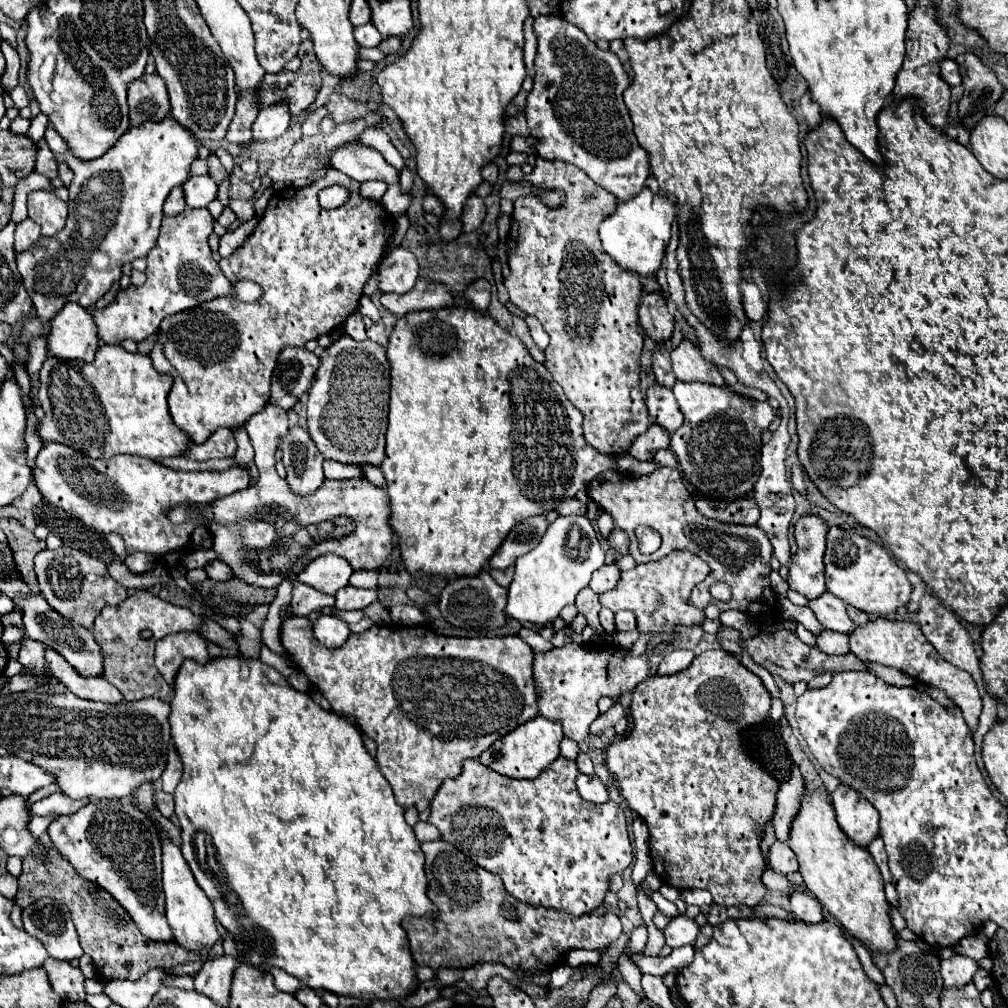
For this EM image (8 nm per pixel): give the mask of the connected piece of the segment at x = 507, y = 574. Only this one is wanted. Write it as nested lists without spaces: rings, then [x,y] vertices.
[[[509,566],[509,570],[495,570],[495,568],[491,568],[491,570],[489,570],[489,574],[495,578],[495,582],[497,582],[499,586],[507,588],[507,586],[511,584],[511,580],[513,580],[515,568],[513,568],[513,566]]]

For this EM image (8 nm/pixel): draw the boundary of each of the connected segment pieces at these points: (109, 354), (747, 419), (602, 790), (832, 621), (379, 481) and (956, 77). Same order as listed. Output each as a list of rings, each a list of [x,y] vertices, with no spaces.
[[[101,346],[91,364],[77,360],[57,360],[49,356],[41,368],[37,398],[45,410],[37,426],[37,436],[43,442],[67,444],[73,450],[91,458],[111,458],[117,454],[135,454],[151,460],[181,456],[189,450],[189,436],[173,424],[167,408],[167,394],[173,378],[159,374],[151,366],[151,358],[141,352],[127,352],[123,346]]]
[[[677,382],[673,386],[677,404],[685,416],[683,426],[671,436],[671,450],[683,478],[695,494],[721,500],[749,496],[761,476],[761,432],[771,426],[777,412],[769,402],[747,402],[731,388],[715,388],[701,382]]]
[[[579,774],[579,778],[575,780],[577,782],[577,790],[579,794],[589,800],[589,802],[595,802],[595,804],[603,804],[609,800],[609,794],[607,794],[607,788],[603,786],[603,782],[593,774],[593,776],[587,776],[587,774]]]
[[[825,592],[817,600],[811,600],[809,602],[809,608],[815,612],[817,620],[827,630],[835,630],[835,632],[841,632],[841,634],[849,634],[849,632],[853,632],[857,628],[857,624],[847,616],[845,604],[837,596],[833,596],[829,592]]]
[[[363,464],[363,466],[361,466],[361,470],[363,470],[363,476],[365,476],[365,478],[369,478],[373,484],[377,484],[377,486],[383,486],[383,488],[385,488],[385,478],[383,478],[383,472],[379,470],[379,466]]]
[[[945,58],[941,62],[941,78],[945,82],[949,82],[951,86],[959,86],[961,84],[961,74],[959,74],[959,68],[957,68],[957,62],[955,60]]]

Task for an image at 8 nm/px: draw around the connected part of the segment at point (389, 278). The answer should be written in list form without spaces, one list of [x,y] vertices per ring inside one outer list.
[[[395,248],[387,254],[389,258],[383,260],[379,266],[379,290],[381,292],[409,292],[419,276],[419,266],[415,256],[405,248]]]

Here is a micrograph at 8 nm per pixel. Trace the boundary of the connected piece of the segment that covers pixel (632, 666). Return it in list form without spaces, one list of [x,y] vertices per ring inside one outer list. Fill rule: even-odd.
[[[567,644],[551,652],[535,654],[533,670],[539,688],[539,714],[549,720],[563,722],[563,732],[567,738],[581,742],[589,736],[591,722],[599,716],[597,700],[601,696],[621,696],[633,690],[639,682],[649,676],[647,652],[633,658],[627,650],[619,648],[579,648],[577,644]]]

